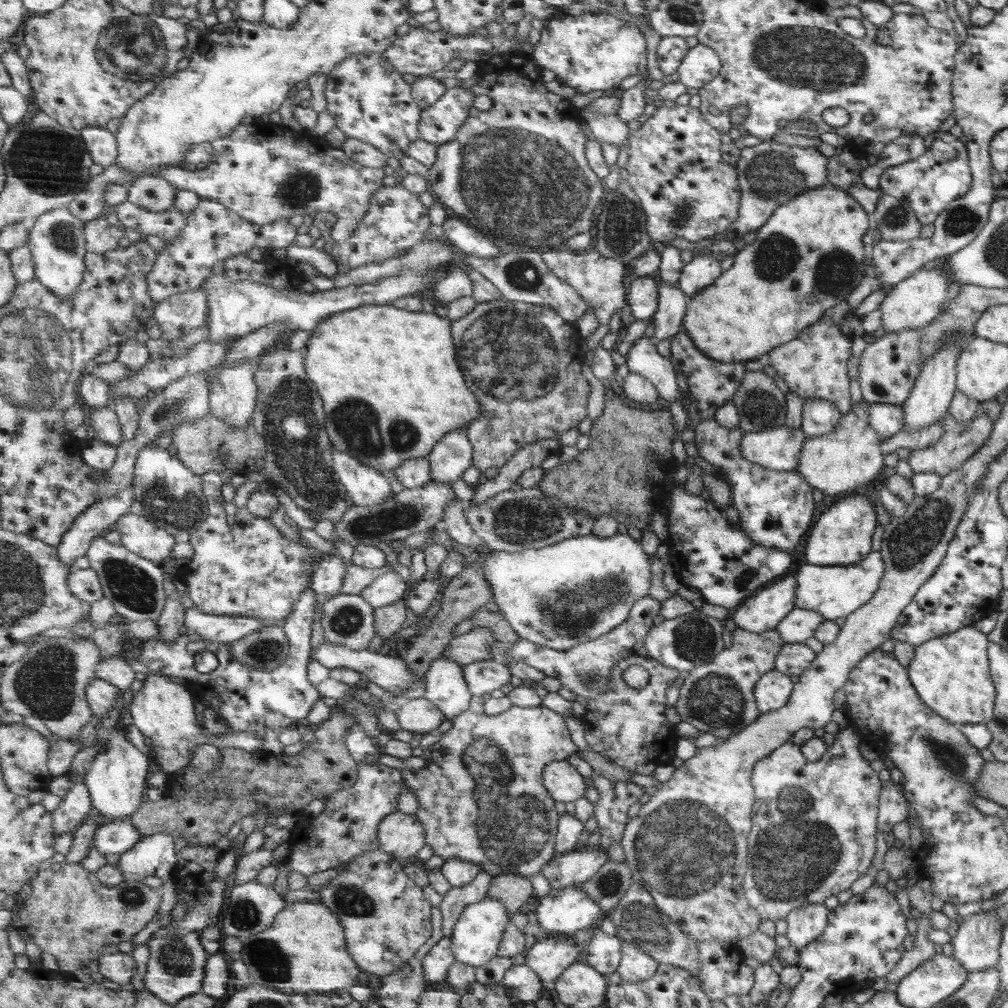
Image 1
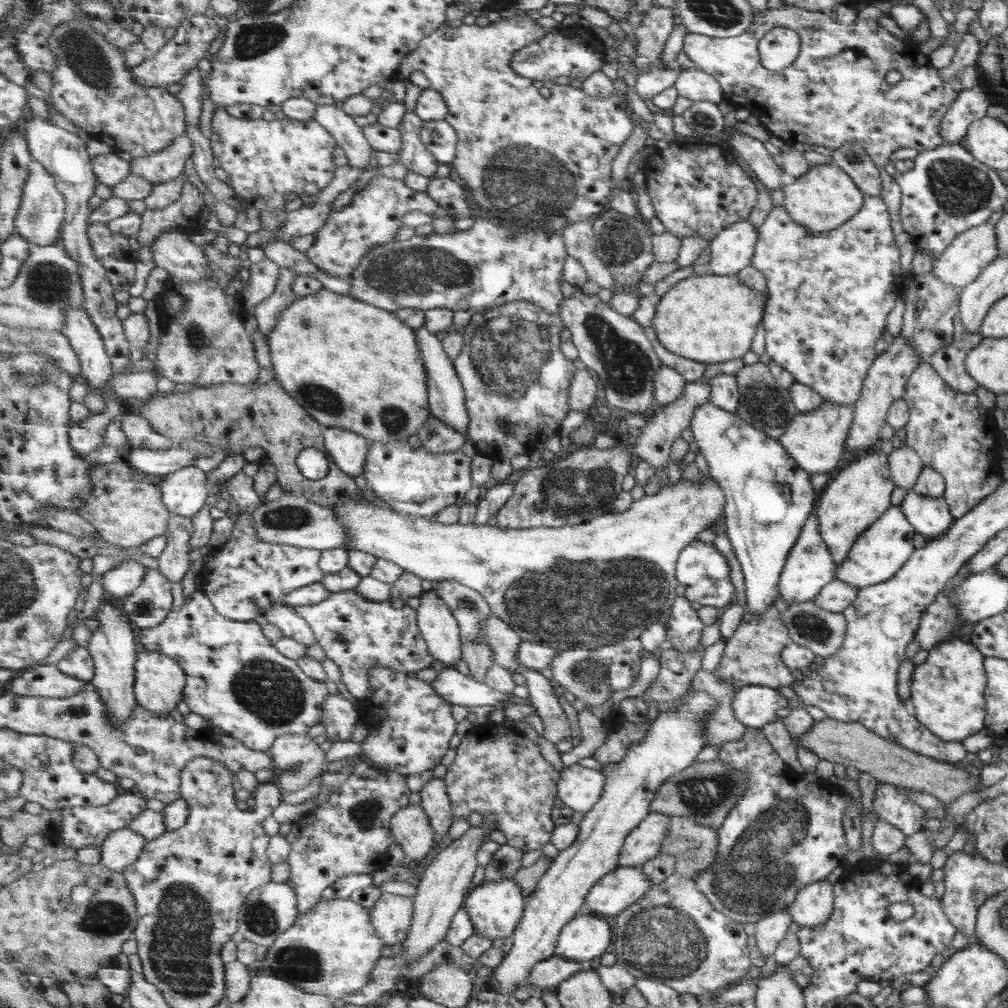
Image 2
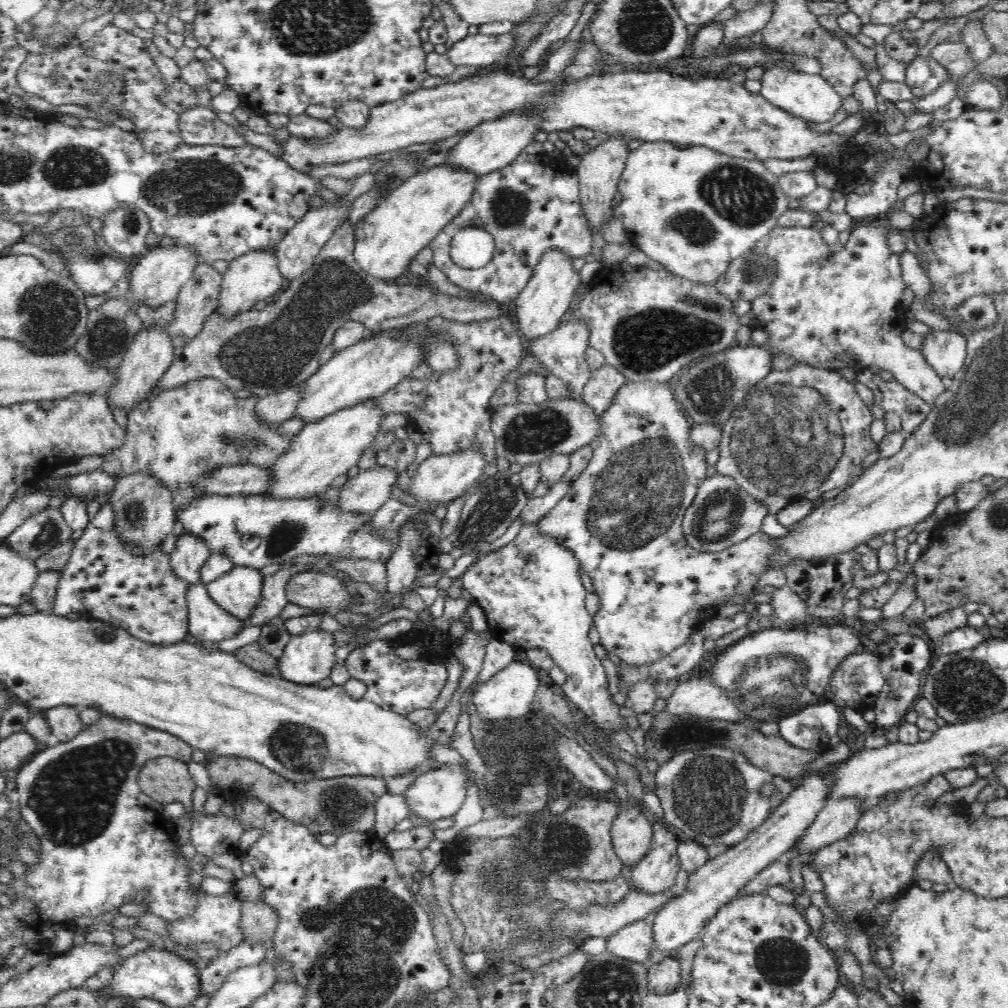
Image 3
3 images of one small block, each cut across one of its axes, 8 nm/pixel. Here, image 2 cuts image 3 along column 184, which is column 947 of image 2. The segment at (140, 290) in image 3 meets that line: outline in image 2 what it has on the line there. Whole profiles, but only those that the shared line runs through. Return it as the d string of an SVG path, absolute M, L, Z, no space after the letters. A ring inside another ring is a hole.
M981 223L976 227L960 232L943 250L943 253L932 261L933 273L941 282L954 286L957 290L973 282L975 277L997 257L997 241L994 235L994 226Z

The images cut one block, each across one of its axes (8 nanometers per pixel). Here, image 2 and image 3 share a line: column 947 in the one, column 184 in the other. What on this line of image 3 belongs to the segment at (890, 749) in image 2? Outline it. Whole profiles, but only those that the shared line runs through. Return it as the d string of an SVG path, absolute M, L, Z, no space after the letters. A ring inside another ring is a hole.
M169 756L147 760L139 772L138 784L154 802L165 805L182 801L188 810L193 806L192 792L196 783L181 760Z

